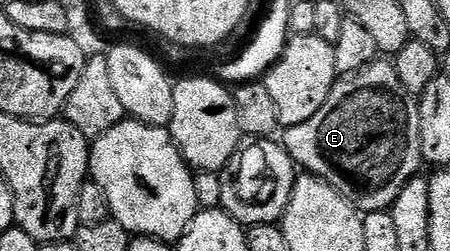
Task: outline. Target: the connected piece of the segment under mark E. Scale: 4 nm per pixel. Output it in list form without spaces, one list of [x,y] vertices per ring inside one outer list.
[[[385,57],[369,63],[354,75],[338,78],[333,92],[323,101],[323,109],[319,109],[315,117],[303,121],[303,125],[284,128],[279,142],[302,172],[331,185],[361,213],[390,210],[395,197],[399,197],[399,189],[423,167],[416,102],[409,91],[403,89],[392,62]]]

